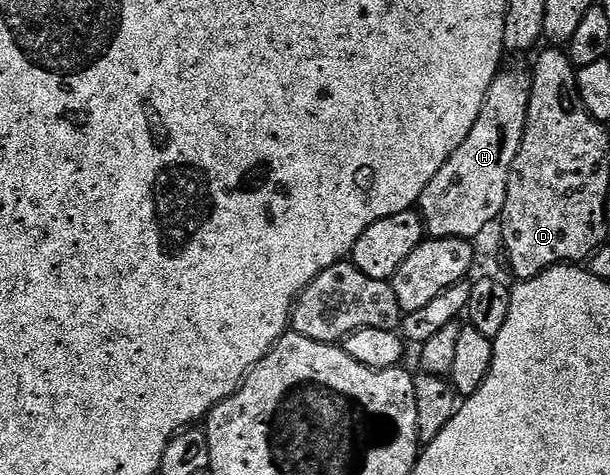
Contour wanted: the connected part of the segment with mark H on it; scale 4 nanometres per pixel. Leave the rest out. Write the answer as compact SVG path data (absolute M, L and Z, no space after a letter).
M500 68L499 74L493 79L489 87L489 95L485 95L485 103L481 107L481 115L477 115L477 123L473 123L473 131L465 135L465 143L449 155L445 167L433 175L433 179L425 187L419 197L417 206L421 214L426 232L432 238L461 237L475 239L475 236L496 216L502 214L503 204L507 202L507 184L513 163L517 159L517 151L523 142L523 132L529 111L531 98L532 74L523 69Z

